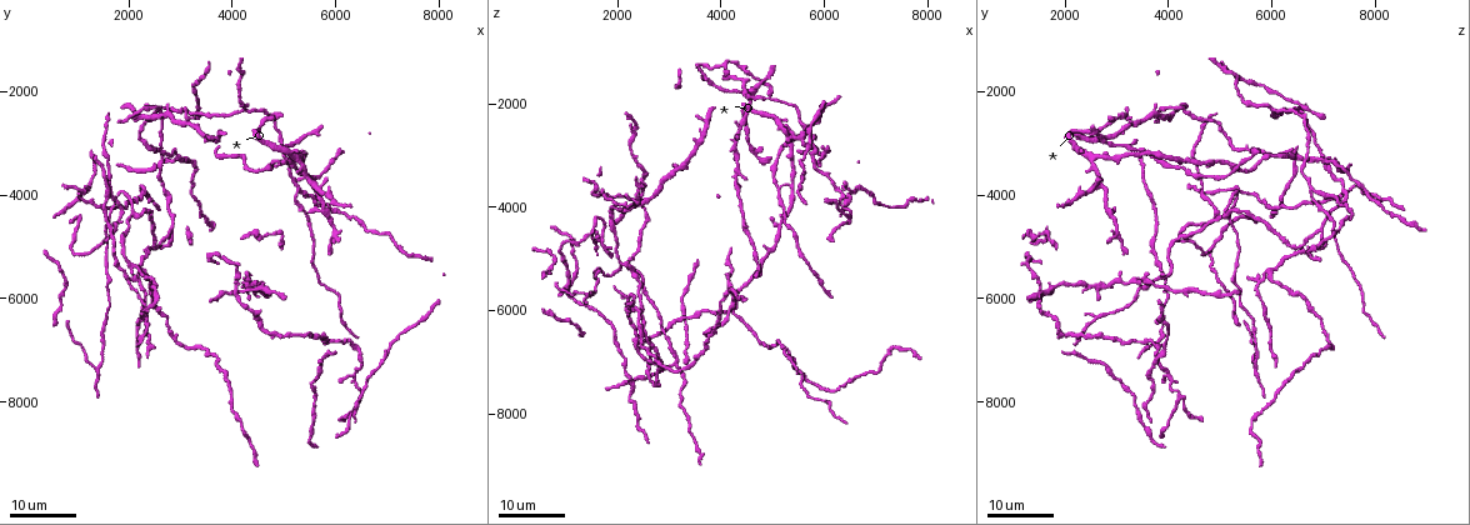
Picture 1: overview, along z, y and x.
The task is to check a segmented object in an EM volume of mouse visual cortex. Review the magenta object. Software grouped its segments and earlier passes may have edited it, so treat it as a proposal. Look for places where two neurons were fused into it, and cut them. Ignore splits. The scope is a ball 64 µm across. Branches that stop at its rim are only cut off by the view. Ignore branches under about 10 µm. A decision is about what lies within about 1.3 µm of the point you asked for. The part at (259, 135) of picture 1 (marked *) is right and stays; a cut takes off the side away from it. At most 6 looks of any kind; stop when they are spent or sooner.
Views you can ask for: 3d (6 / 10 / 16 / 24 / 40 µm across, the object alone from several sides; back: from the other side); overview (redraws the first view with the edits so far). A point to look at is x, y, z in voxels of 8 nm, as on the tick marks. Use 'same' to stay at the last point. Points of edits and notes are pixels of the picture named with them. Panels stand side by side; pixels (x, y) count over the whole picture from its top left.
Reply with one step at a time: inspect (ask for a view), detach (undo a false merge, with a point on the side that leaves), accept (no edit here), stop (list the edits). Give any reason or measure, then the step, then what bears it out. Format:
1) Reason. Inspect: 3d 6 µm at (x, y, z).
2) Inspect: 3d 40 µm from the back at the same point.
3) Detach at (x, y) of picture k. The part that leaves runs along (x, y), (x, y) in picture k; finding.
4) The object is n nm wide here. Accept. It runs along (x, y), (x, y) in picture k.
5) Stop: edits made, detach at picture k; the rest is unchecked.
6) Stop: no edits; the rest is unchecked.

Three-way junction. Inspect: 3d 16 µm at (1950, 4500, 4750).

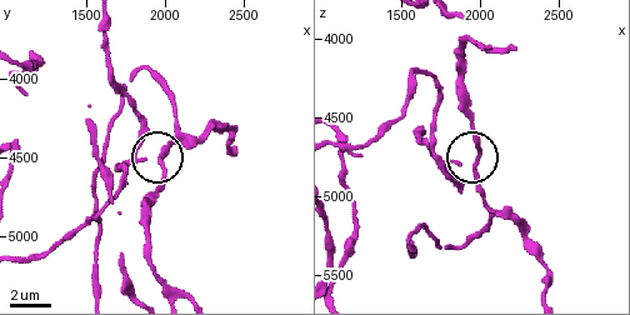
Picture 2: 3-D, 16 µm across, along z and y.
Inspect: 3d 6 µm at (1980, 4540, 4780).

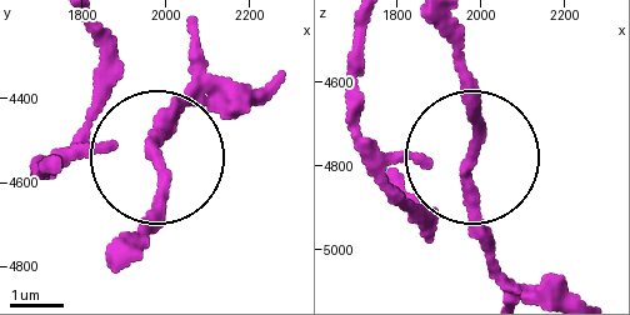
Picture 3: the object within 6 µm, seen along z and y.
The side arm is 41 µm long. Accept. It runs along (534, 294), (498, 259), (466, 165), (480, 111), (466, 48) in picture 3; continuous, no second neuron.

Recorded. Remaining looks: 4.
Side arm on a straight run. Inspect: 3d 24 µm at (1950, 5550, 3900).

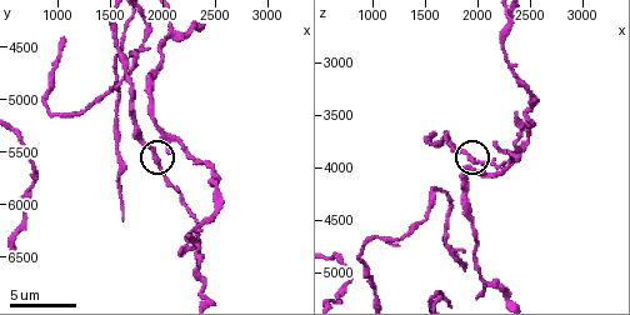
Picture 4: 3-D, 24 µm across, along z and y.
Inspect: 3d 6 µm at (1940, 5540, 3920).

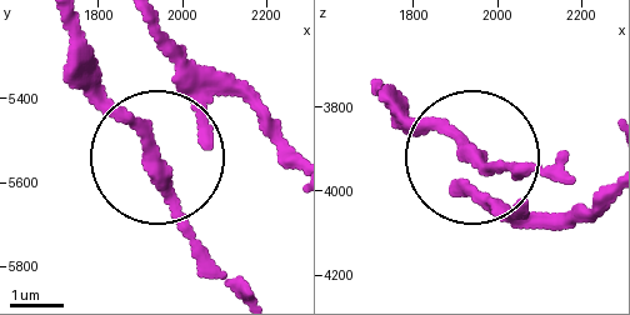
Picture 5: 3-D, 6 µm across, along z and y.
The side arm is 16 µm long; 3 arms meet here. Accept. One neuron here.

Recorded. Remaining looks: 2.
Three arms meet. Inspect: 3d 24 µm at (5300, 3900, 6800).

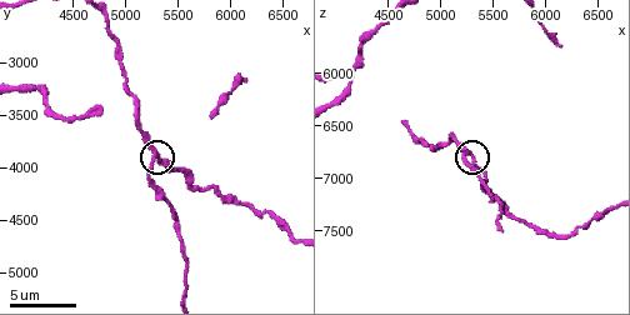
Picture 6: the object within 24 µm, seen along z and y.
Closer look. Inspect: 3d 10 µm at (5340, 3940, 6820).

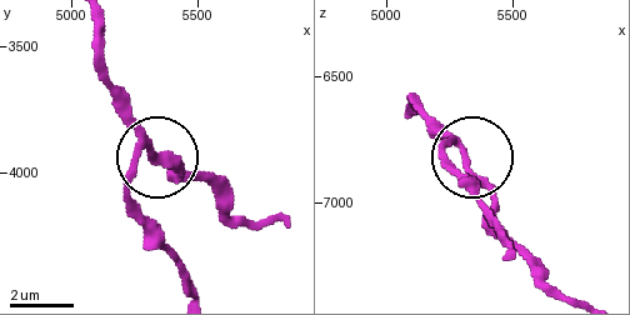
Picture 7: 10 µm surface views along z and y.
The side arm is 31 µm long; 3 arms meet here. Accept. One neuron here.

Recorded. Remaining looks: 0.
Stop: no edits; the rest is unchecked.

